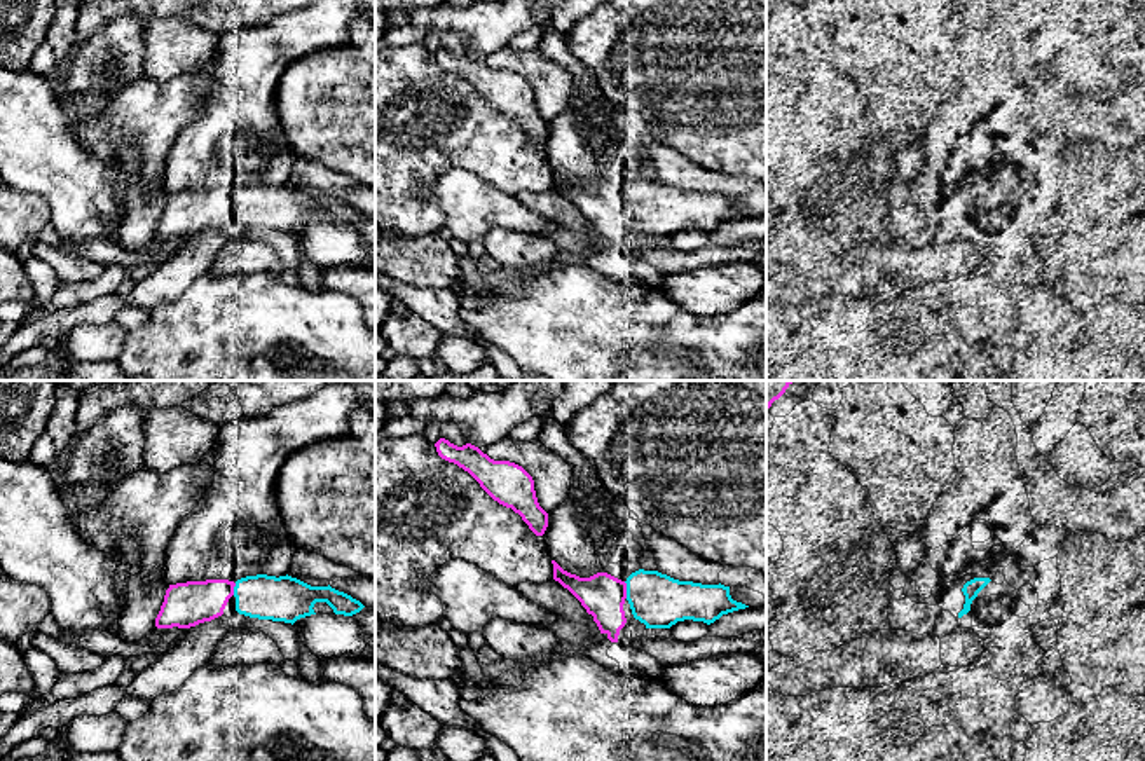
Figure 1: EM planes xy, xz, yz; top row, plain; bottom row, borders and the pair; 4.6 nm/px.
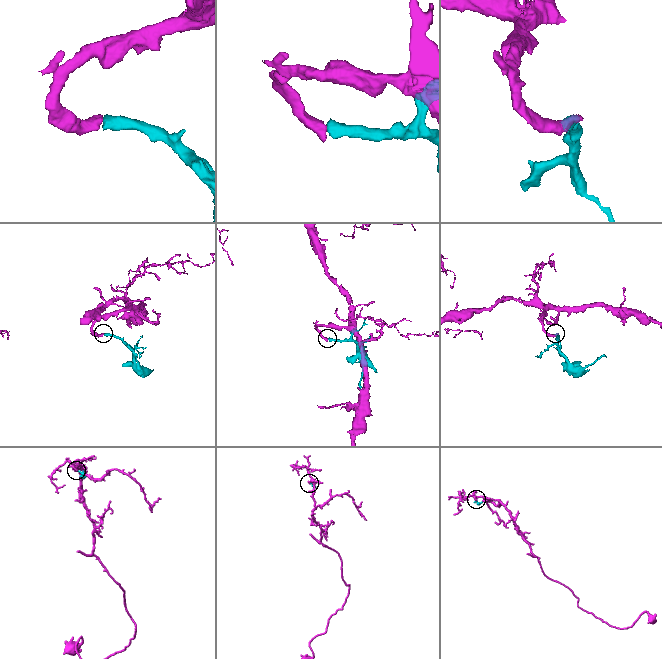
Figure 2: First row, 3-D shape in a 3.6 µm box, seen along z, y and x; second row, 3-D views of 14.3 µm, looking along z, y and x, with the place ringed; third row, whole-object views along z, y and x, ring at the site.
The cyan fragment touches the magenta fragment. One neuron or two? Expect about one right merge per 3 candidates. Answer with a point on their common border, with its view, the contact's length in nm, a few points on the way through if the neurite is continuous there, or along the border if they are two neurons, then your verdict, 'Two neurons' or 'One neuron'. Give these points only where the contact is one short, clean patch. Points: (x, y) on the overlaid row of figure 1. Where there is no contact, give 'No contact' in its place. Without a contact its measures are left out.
Touches cyan at xz (627, 590). Shared border 80 nm. One neuron

